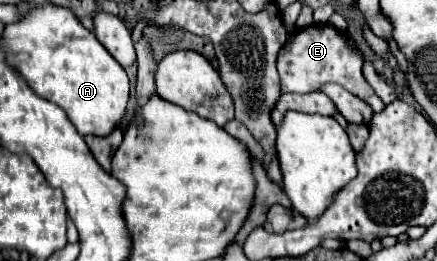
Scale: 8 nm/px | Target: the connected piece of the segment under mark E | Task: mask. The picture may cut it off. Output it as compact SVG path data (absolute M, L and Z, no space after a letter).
M314 23L306 29L298 29L292 43L286 45L278 55L278 73L282 93L310 93L318 91L324 83L338 83L352 95L364 99L372 111L382 111L386 107L362 75L362 53L346 41L344 33L336 31L328 23Z

